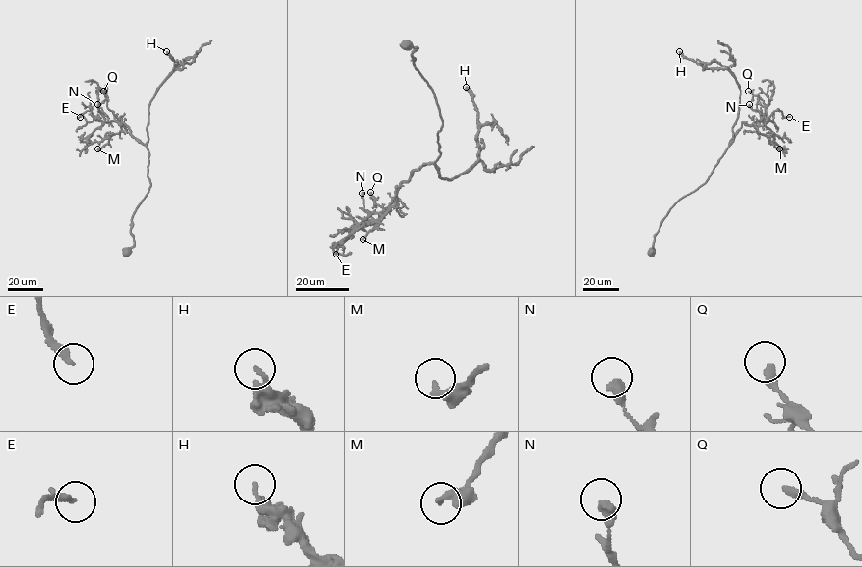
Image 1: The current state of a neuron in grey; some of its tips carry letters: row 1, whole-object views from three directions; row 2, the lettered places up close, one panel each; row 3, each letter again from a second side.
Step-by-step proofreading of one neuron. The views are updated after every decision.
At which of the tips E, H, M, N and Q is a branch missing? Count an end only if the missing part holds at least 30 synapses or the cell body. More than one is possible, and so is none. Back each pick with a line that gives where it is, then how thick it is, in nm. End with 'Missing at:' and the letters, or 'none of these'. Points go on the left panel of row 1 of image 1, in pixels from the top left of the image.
Missing at: none of these

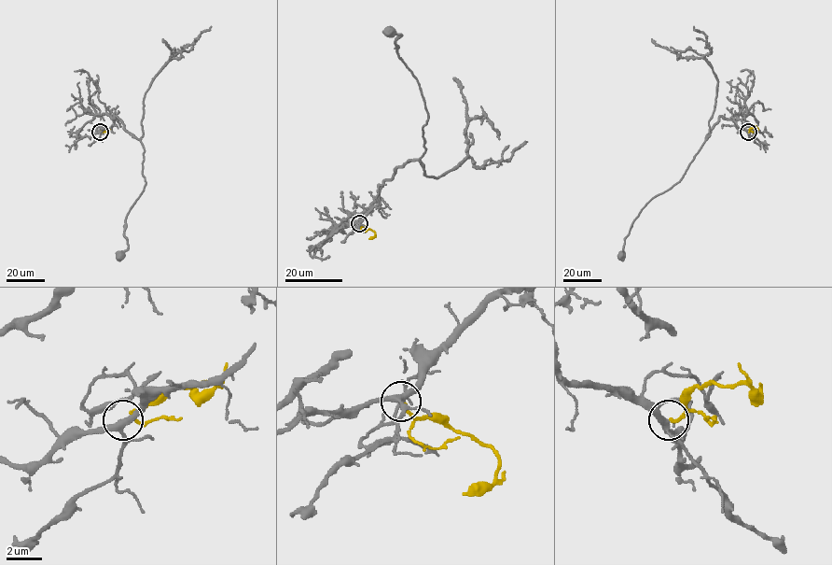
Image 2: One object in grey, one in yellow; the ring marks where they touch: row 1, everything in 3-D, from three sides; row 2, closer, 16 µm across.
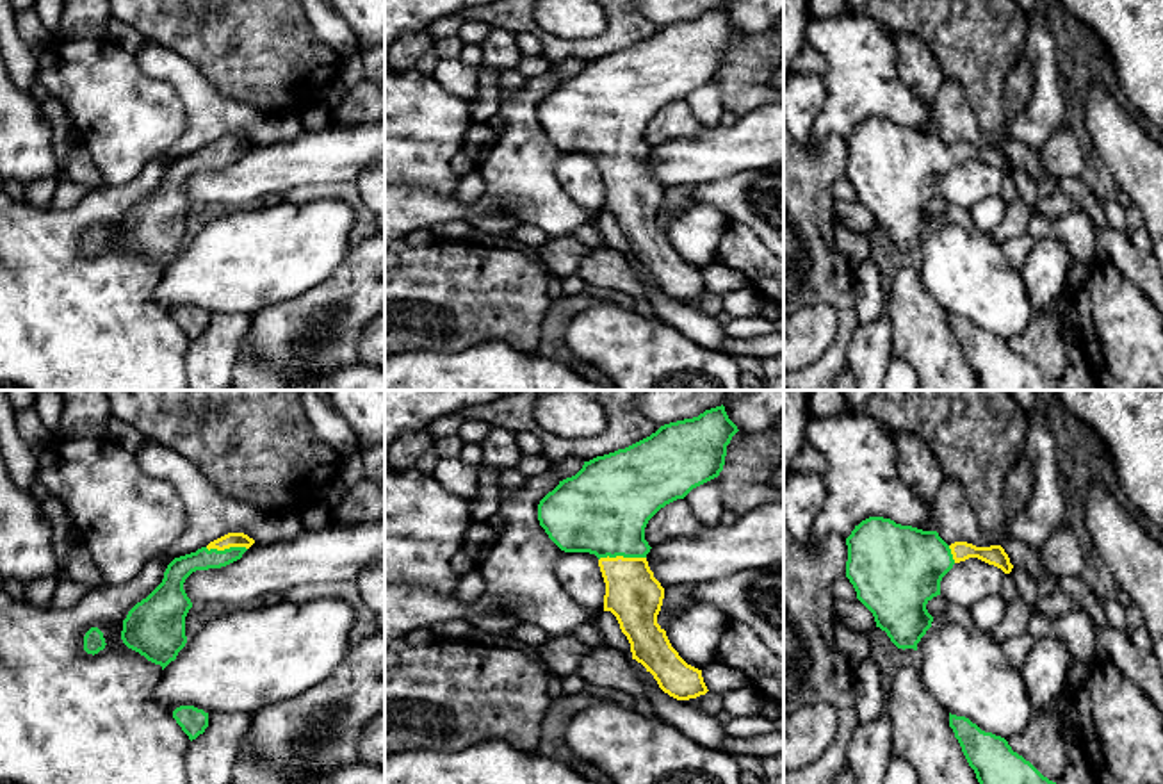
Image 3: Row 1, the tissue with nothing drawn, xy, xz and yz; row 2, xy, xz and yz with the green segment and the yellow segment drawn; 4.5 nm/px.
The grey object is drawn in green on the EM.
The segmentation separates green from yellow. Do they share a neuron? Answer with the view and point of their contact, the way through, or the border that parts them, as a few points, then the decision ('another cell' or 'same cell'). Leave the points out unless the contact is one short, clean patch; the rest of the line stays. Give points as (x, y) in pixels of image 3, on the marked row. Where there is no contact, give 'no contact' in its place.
contact xz (622, 555); way xz (604, 508), (622, 555), (633, 594); same cell

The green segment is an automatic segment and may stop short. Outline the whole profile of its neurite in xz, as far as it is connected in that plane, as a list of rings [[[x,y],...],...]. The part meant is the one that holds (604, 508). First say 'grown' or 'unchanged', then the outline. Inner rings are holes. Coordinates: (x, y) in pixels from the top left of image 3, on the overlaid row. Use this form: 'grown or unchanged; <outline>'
grown; [[[723,404],[698,417],[664,424],[625,449],[584,461],[575,476],[559,481],[538,504],[540,526],[561,551],[590,552],[598,558],[606,583],[604,611],[616,617],[630,643],[632,659],[641,663],[659,688],[677,700],[696,698],[709,690],[702,670],[679,656],[666,631],[657,624],[664,588],[647,561],[652,547],[645,540],[645,527],[661,508],[720,476],[727,445],[737,431]]]

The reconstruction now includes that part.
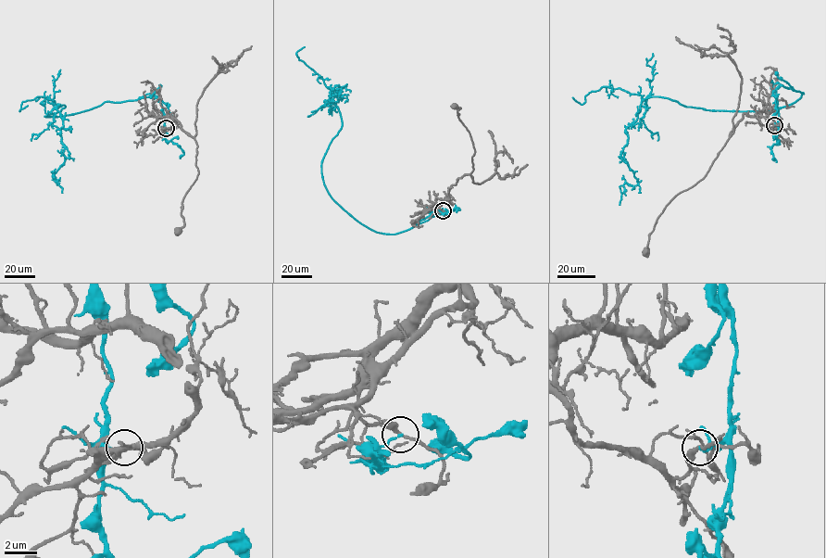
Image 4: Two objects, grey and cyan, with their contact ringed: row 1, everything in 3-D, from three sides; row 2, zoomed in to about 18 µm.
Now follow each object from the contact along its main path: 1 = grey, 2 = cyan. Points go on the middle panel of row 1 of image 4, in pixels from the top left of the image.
1: (443, 210), (438, 208), (449, 198), (451, 185), (473, 170), (474, 148), (459, 120), (460, 107), (455, 106)
2: (443, 210), (381, 234), (331, 197), (321, 161), (342, 126), (333, 103), (341, 87), (329, 99), (339, 84)

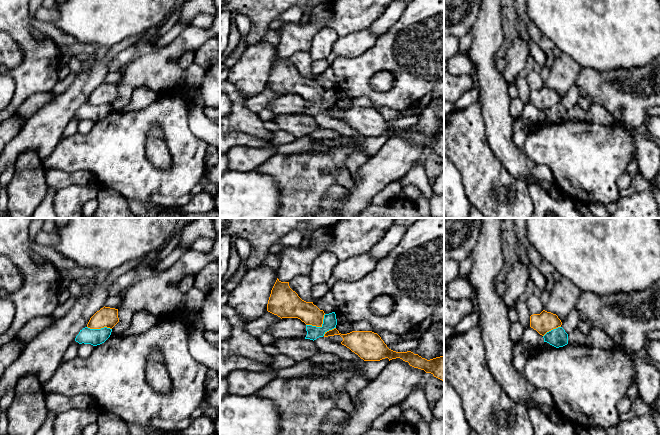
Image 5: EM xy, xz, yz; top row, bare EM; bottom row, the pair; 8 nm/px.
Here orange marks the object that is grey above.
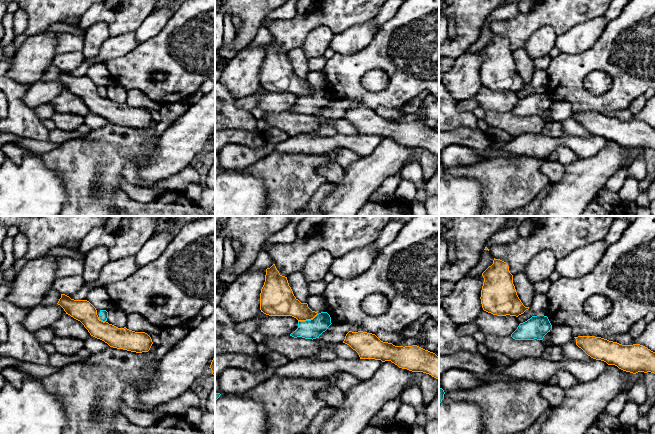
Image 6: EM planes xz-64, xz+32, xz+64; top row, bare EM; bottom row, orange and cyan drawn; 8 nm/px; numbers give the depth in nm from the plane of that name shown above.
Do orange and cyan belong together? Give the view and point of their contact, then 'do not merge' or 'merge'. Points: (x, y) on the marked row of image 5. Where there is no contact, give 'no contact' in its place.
contact xz (319, 326); do not merge

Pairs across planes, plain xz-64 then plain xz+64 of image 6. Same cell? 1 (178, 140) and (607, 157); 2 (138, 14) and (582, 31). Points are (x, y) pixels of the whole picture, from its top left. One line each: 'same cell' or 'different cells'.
1: same cell
2: different cells

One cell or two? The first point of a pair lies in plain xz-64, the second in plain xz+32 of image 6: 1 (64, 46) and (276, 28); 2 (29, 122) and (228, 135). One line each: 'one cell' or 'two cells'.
1: one cell
2: two cells

